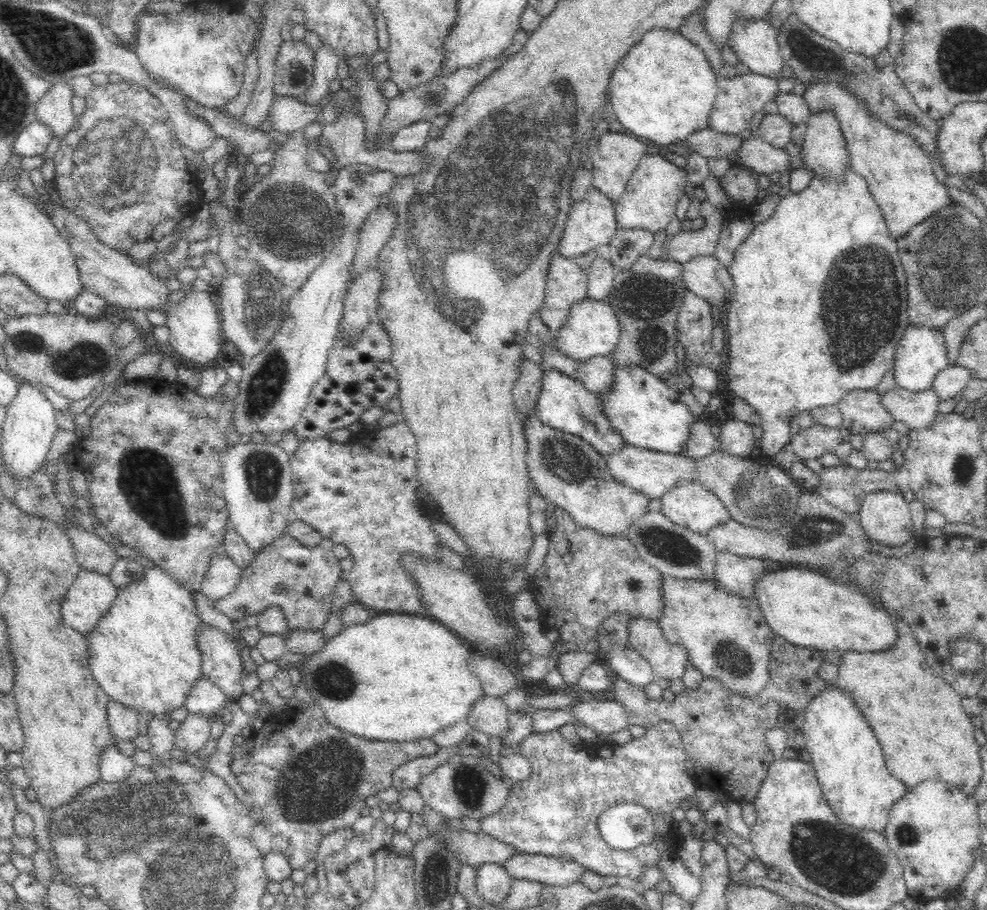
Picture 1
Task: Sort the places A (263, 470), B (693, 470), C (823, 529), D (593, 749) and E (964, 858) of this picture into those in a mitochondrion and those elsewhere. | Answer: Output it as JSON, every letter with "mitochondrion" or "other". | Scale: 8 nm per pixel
{"A":"mitochondrion","B":"other","C":"mitochondrion","D":"other","E":"other"}

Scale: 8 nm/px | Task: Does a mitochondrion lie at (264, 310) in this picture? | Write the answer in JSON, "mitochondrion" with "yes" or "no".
{"mitochondrion":"yes"}

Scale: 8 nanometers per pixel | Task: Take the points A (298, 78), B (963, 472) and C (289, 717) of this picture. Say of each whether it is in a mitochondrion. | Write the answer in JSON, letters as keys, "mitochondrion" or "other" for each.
{"A":"other","B":"mitochondrion","C":"other"}

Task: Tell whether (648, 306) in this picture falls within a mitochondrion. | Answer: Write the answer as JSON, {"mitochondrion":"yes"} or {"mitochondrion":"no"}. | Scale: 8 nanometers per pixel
{"mitochondrion":"yes"}

